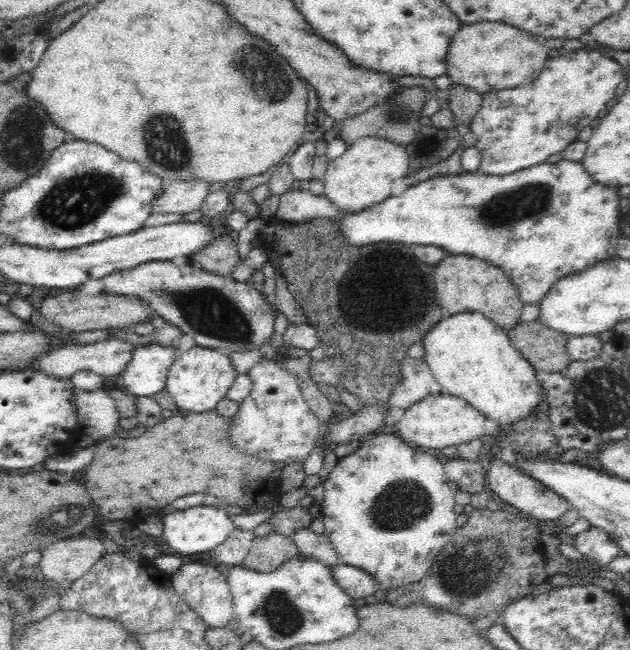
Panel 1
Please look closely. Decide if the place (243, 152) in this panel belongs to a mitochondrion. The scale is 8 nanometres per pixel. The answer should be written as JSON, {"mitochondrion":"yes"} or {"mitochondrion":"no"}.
{"mitochondrion":"no"}

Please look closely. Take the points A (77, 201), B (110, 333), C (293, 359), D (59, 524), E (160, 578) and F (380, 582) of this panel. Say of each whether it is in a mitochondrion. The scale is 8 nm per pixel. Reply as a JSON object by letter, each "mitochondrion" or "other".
{"A":"mitochondrion","B":"other","C":"other","D":"mitochondrion","E":"other","F":"other"}

